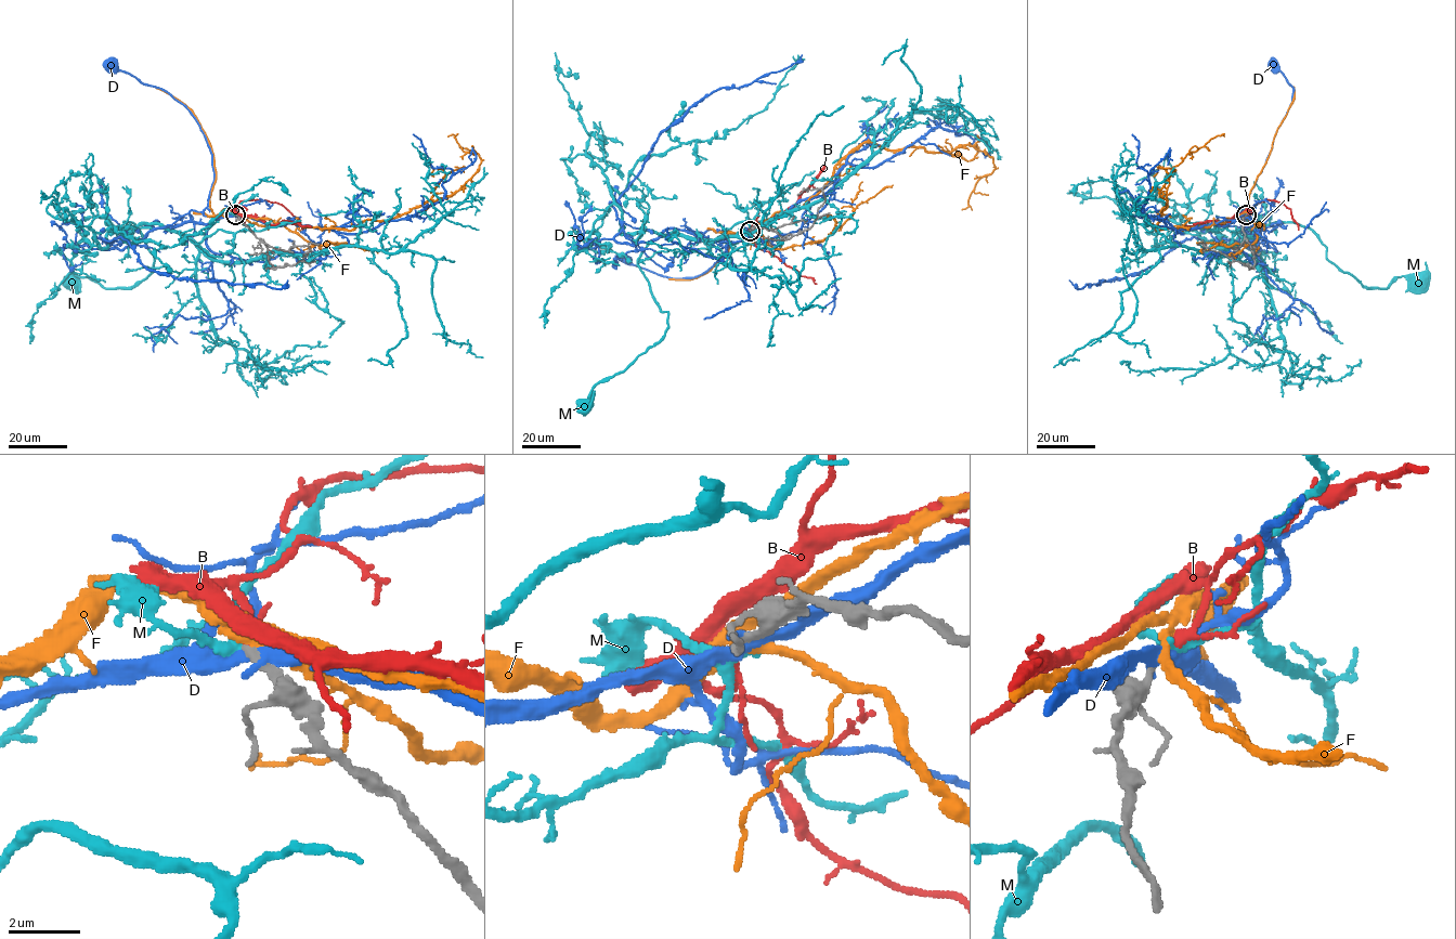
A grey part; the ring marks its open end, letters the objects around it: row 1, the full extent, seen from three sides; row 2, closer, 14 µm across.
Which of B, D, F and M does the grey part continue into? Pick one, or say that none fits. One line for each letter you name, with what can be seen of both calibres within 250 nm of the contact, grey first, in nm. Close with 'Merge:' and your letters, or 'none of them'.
B: Thickness 200 nm (grey) against 180 nm
Merge: B

